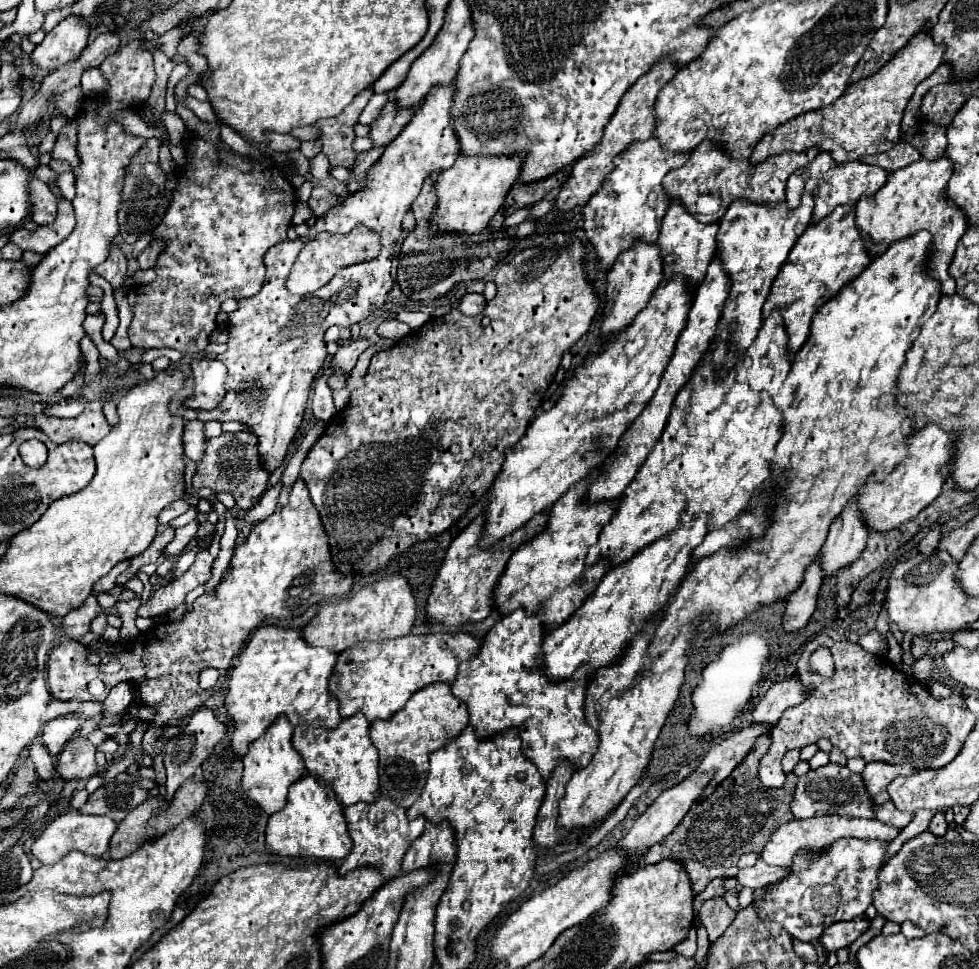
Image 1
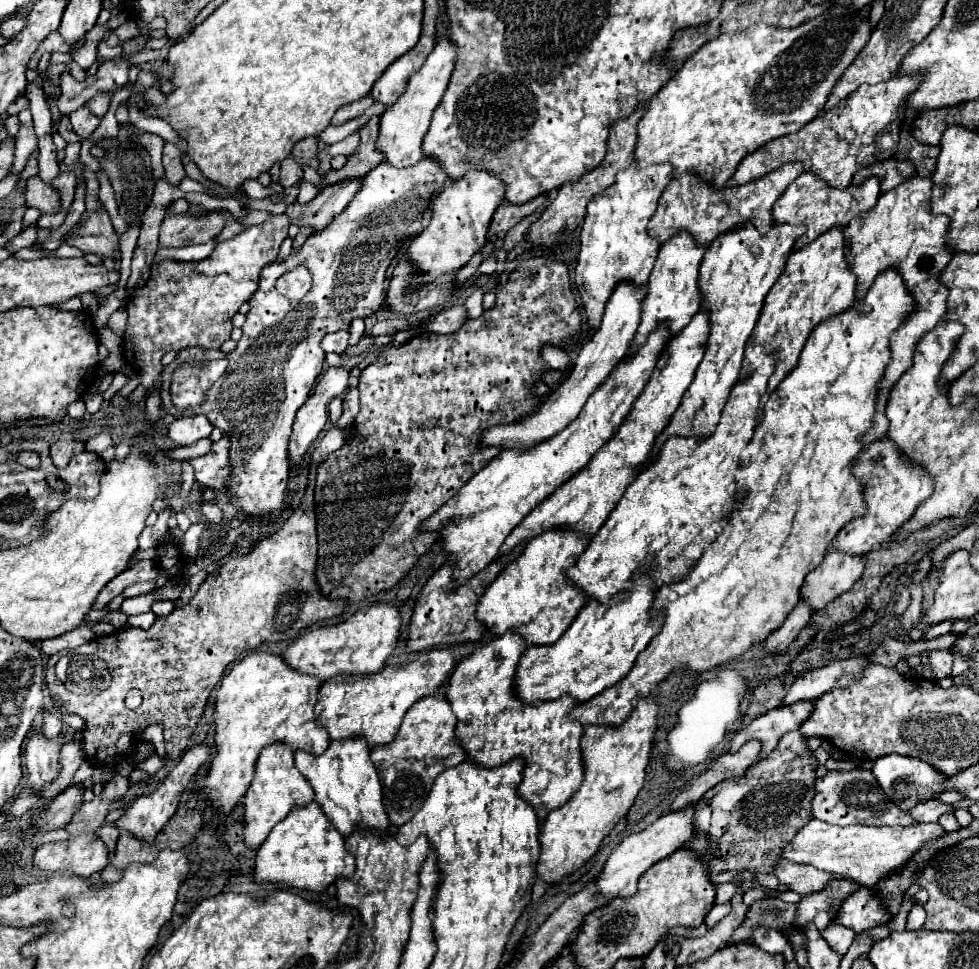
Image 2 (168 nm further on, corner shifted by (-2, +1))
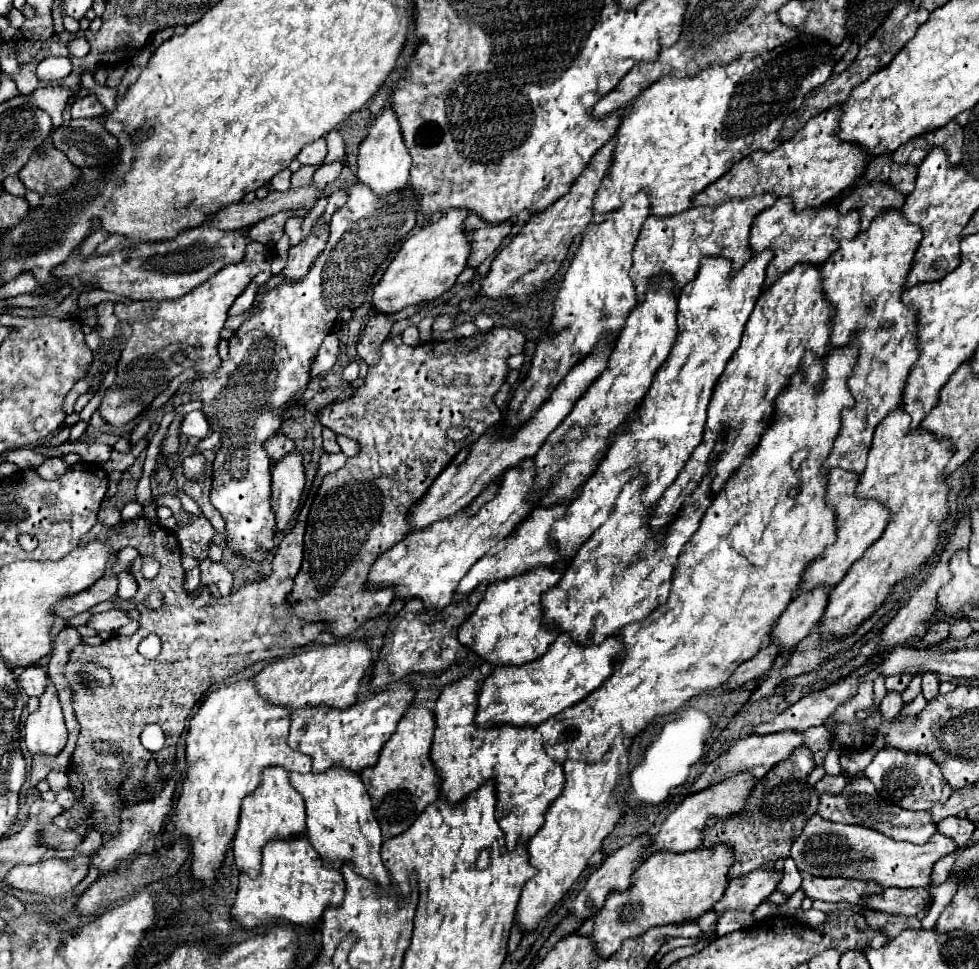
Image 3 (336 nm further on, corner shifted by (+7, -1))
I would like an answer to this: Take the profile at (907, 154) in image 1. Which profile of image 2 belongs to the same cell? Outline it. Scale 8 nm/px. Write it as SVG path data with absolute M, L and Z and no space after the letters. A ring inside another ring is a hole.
M884 160L884 162L876 162L872 166L864 166L854 174L854 184L862 184L868 176L878 176L880 178L880 188L882 192L896 188L898 184L902 184L906 178L910 178L914 174L914 164L910 160Z

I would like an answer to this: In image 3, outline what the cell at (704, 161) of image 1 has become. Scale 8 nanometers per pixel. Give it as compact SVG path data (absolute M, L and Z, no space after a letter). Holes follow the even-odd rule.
M761 194L747 200L731 200L723 206L701 206L701 208L689 208L685 212L657 218L649 216L643 224L643 230L639 234L635 252L633 252L633 266L629 270L629 276L635 284L637 302L645 300L645 294L649 290L649 284L659 280L661 276L669 276L673 280L673 292L679 296L681 288L695 278L699 272L701 258L707 256L723 256L731 260L731 268L743 268L743 264L751 258L749 248L749 230L753 224L753 218L771 208L775 204L773 194Z

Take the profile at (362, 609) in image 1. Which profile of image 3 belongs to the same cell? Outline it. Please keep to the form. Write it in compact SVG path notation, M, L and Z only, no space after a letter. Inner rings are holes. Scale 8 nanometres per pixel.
M341 640L333 646L309 648L307 652L269 662L255 676L255 688L259 696L267 698L271 704L287 706L291 710L303 706L331 706L343 710L355 704L361 678L369 664L371 652L363 640Z

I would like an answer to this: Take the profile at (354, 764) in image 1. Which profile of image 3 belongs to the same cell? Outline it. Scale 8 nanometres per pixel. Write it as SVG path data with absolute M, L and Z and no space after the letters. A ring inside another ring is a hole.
M331 768L323 774L289 774L293 788L303 796L307 806L307 838L315 850L323 856L327 868L341 870L343 864L351 862L359 876L387 888L391 882L387 868L381 862L381 828L373 816L371 798L361 782L361 776L343 768Z

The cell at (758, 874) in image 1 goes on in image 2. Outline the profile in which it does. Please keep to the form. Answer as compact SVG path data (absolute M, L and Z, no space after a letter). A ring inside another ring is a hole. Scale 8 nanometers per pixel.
M780 860L772 874L778 878L780 884L788 886L790 890L798 892L798 894L808 894L808 892L818 892L822 890L830 880L834 878L844 878L844 876L836 876L836 874L828 874L828 872L820 872L812 866L798 866L794 862L788 860Z

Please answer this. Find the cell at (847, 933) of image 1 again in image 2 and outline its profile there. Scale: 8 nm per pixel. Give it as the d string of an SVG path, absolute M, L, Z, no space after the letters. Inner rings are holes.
M862 888L856 894L852 894L842 904L842 908L838 910L838 914L834 918L834 922L854 930L856 934L876 928L880 922L884 924L888 920L890 920L890 914L888 914L886 906L868 888Z

